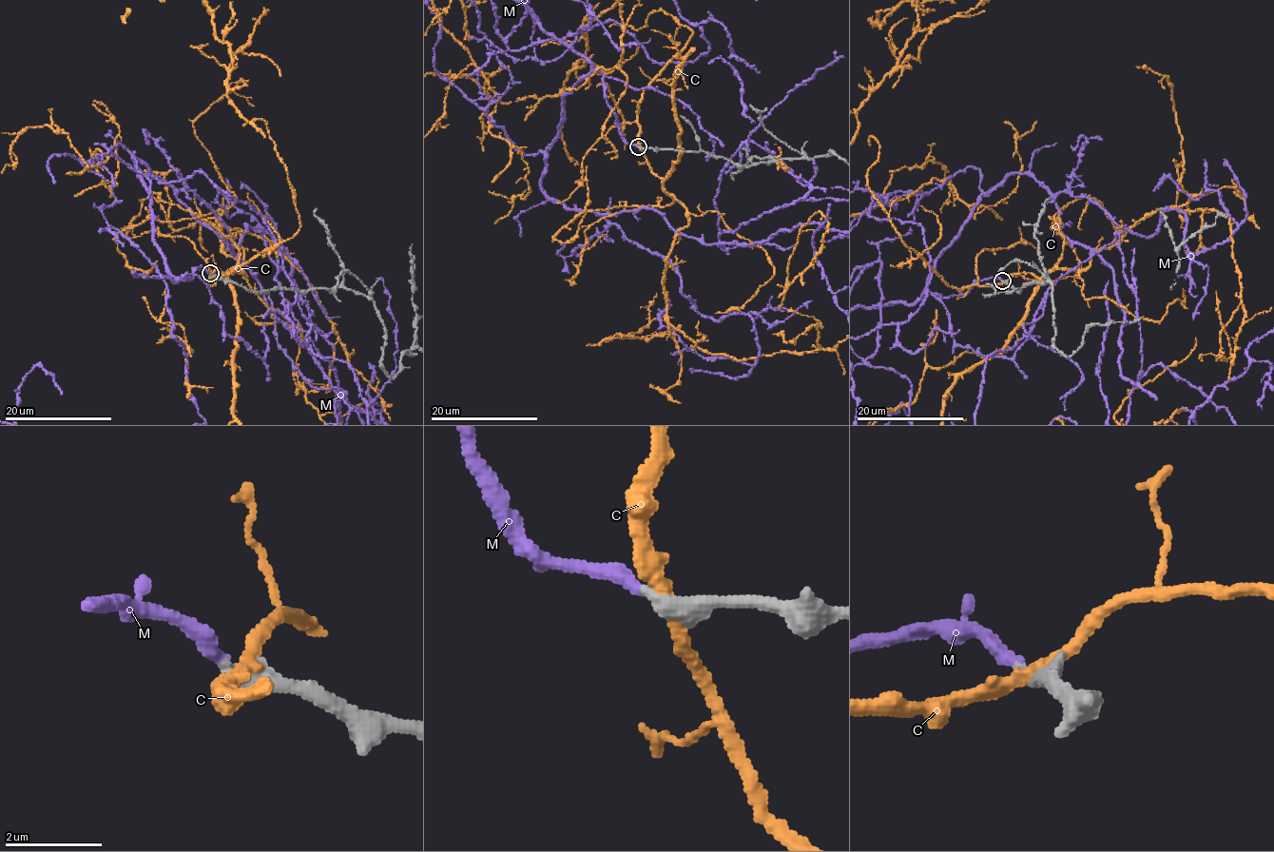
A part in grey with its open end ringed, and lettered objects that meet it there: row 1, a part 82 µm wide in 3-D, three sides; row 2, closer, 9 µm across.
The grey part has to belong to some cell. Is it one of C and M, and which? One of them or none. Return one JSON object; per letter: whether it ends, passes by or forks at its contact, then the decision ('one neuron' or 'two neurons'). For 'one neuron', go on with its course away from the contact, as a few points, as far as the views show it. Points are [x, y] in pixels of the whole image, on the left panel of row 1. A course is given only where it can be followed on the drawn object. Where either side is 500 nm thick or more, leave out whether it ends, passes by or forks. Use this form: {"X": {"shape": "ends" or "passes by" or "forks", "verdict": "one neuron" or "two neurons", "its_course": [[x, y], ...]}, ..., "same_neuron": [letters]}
{"C": {"verdict": "two neurons"}, "M": {"shape": "ends", "verdict": "one neuron"}, "same_neuron": ["M"]}

